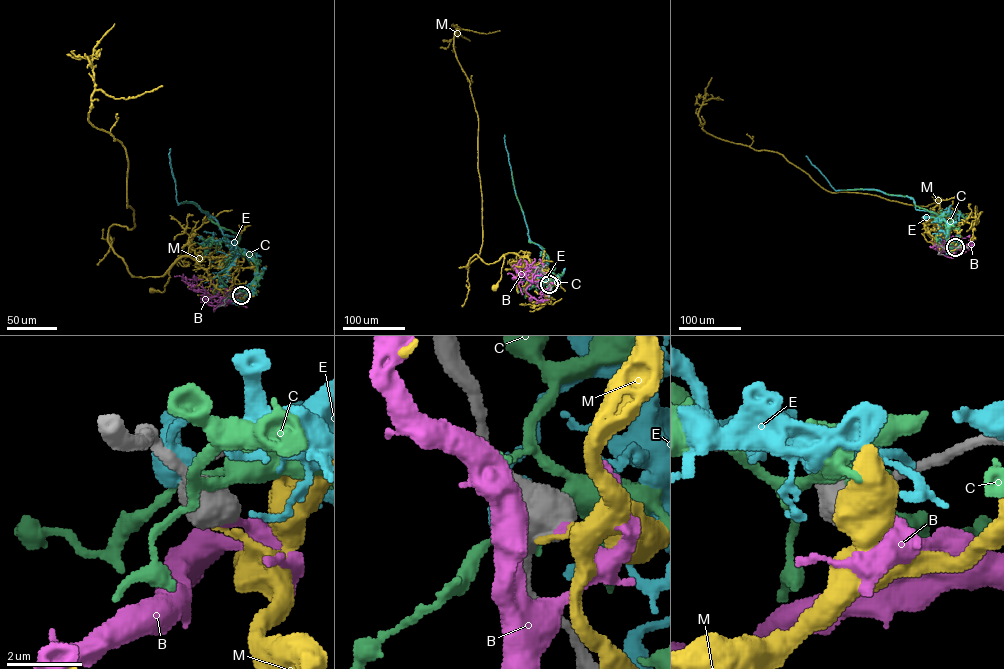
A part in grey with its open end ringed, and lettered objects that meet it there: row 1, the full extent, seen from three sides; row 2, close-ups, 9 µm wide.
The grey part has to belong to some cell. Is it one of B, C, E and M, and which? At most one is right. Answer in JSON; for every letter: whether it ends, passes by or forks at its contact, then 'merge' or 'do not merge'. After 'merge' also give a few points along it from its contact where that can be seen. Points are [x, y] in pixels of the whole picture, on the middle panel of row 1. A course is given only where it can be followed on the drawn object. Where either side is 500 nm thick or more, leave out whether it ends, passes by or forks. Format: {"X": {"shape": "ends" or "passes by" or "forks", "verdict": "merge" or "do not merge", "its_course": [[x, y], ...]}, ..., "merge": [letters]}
{"B": {"verdict": "do not merge"}, "C": {"verdict": "do not merge"}, "E": {"shape": "passes by", "verdict": "do not merge"}, "M": {"verdict": "do not merge"}, "merge": []}

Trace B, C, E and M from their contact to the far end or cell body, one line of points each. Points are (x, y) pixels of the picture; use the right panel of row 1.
B: (955, 248), (946, 253), (951, 254), (954, 248), (971, 245), (970, 240)
C: (955, 247), (948, 239), (946, 222), (936, 214), (917, 206), (912, 197), (874, 190), (842, 190)
E: (955, 247), (944, 219), (932, 211), (916, 210), (913, 199), (873, 189), (836, 190), (806, 156)
M: (955, 248), (950, 250), (940, 247), (924, 223), (930, 237), (951, 245), (958, 244)

